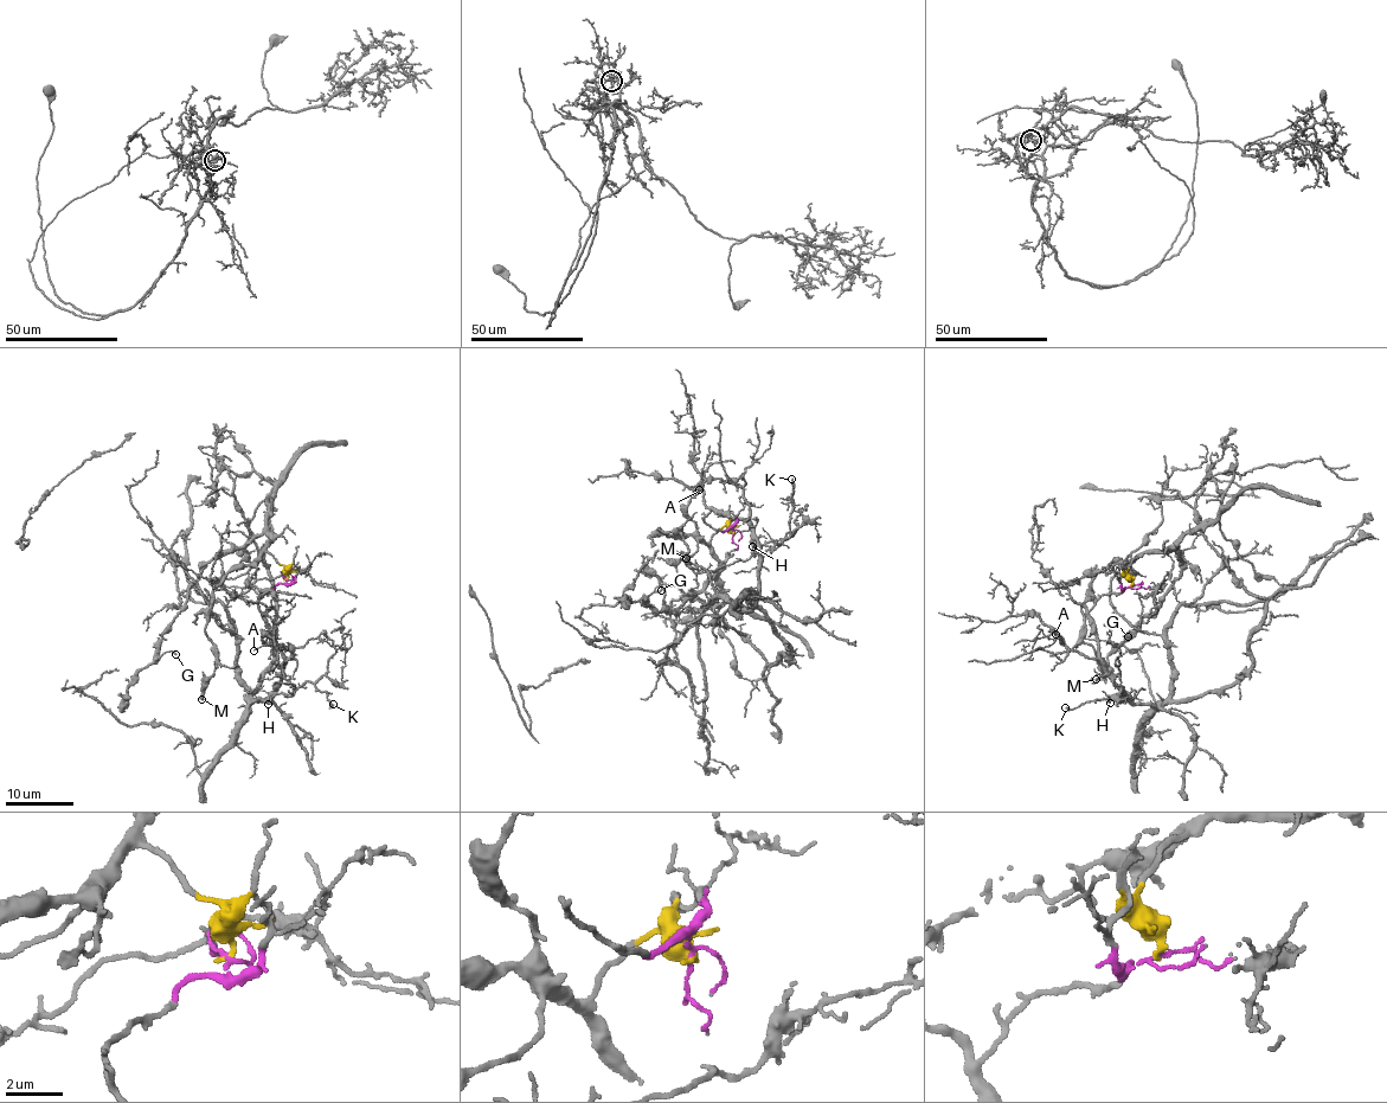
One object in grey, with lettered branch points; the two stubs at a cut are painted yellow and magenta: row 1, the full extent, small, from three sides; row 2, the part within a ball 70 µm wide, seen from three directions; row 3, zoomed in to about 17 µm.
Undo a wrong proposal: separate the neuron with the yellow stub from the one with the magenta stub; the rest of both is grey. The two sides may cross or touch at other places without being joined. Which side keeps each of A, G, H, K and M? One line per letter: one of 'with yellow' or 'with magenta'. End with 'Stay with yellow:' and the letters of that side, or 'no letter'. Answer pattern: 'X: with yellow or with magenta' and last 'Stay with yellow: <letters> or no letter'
A: with magenta
G: with yellow
H: with magenta
K: with magenta
M: with yellow
Stay with yellow: G, M

